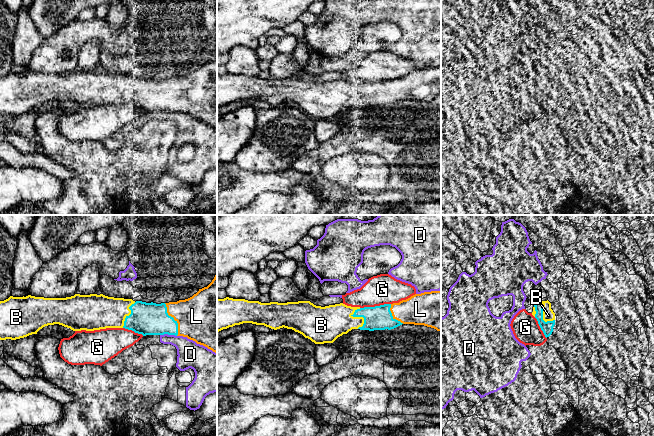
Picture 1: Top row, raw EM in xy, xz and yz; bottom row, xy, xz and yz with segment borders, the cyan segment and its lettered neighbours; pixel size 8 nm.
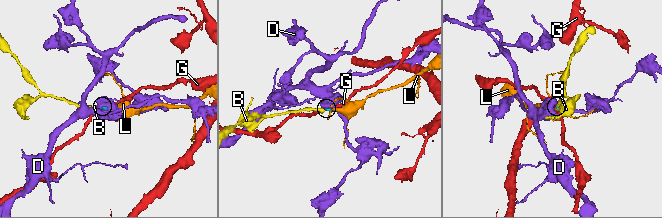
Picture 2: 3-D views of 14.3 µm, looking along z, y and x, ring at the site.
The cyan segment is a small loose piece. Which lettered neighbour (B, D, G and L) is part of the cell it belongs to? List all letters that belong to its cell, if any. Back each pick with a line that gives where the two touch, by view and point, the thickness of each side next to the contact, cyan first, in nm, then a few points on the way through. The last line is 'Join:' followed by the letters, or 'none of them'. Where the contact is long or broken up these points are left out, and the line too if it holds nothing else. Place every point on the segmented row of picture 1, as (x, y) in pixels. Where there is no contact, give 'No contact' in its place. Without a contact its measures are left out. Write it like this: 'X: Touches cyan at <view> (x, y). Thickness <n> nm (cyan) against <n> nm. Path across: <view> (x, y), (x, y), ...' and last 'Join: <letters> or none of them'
B: Touches cyan at xz (359, 316). Thickness 190 nm (cyan) against 280 nm
L: Touches cyan at xy (173, 319). Thickness 260 nm (cyan) against 400 nm. Path across: xy (146, 318), (173, 319), (204, 318)
Join: B, L

